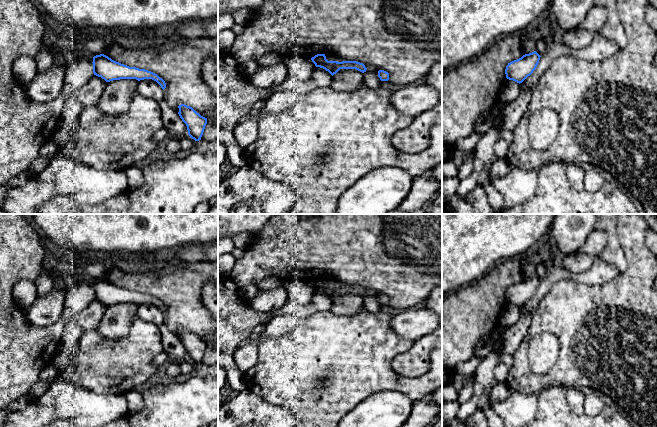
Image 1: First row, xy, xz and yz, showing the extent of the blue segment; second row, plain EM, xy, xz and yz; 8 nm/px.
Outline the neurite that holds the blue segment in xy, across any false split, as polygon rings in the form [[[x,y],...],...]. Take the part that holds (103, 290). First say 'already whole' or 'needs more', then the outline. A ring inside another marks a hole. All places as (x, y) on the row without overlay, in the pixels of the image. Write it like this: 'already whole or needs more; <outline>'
already whole; [[[104,278],[94,280],[92,287],[94,299],[101,301],[106,306],[120,303],[136,303],[138,305],[152,303],[156,305],[163,314],[166,312],[165,305],[157,298],[145,293],[121,288]]]

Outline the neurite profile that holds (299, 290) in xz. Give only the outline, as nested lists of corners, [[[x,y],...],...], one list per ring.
[[[290,279],[282,282],[282,287],[287,290],[288,298],[301,305],[308,305],[315,293],[311,282],[303,279]]]

